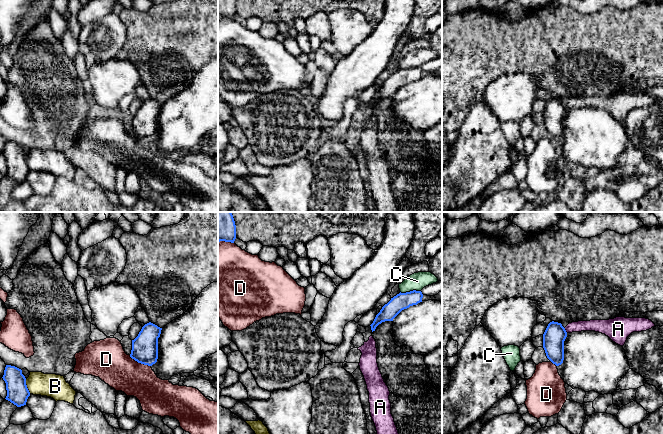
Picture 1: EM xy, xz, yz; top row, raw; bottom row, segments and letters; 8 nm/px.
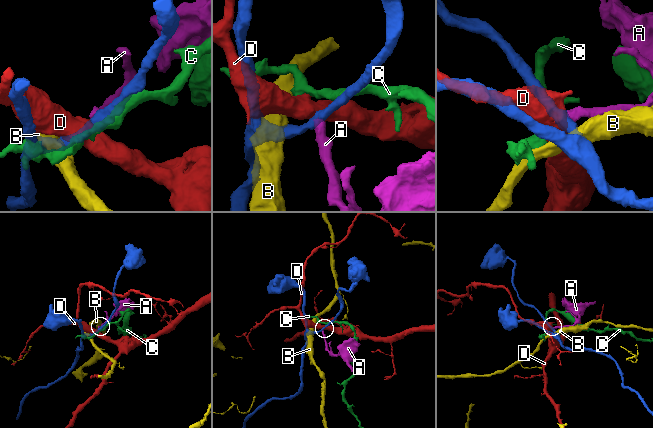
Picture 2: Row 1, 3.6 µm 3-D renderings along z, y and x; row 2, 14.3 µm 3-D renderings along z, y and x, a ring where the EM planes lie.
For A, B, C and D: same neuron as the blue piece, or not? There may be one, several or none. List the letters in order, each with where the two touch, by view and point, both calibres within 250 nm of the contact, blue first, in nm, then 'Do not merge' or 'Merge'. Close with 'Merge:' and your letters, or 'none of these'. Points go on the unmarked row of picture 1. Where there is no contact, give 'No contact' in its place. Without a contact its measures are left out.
A: Touches blue at yz (565, 106). Thickness 180 nm (blue) against 100 nm. Do not merge
B: Touches blue at xy (26, 162). Thickness 180 nm (blue) against 190 nm. Do not merge
C: Touches blue at xz (410, 67). Thickness 140 nm (blue) against 140 nm. Do not merge
D: Touches blue at xy (140, 138). Thickness 200 nm (blue) against 300 nm. Do not merge
Merge: none of these

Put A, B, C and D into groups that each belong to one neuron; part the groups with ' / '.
A / B / C / D

